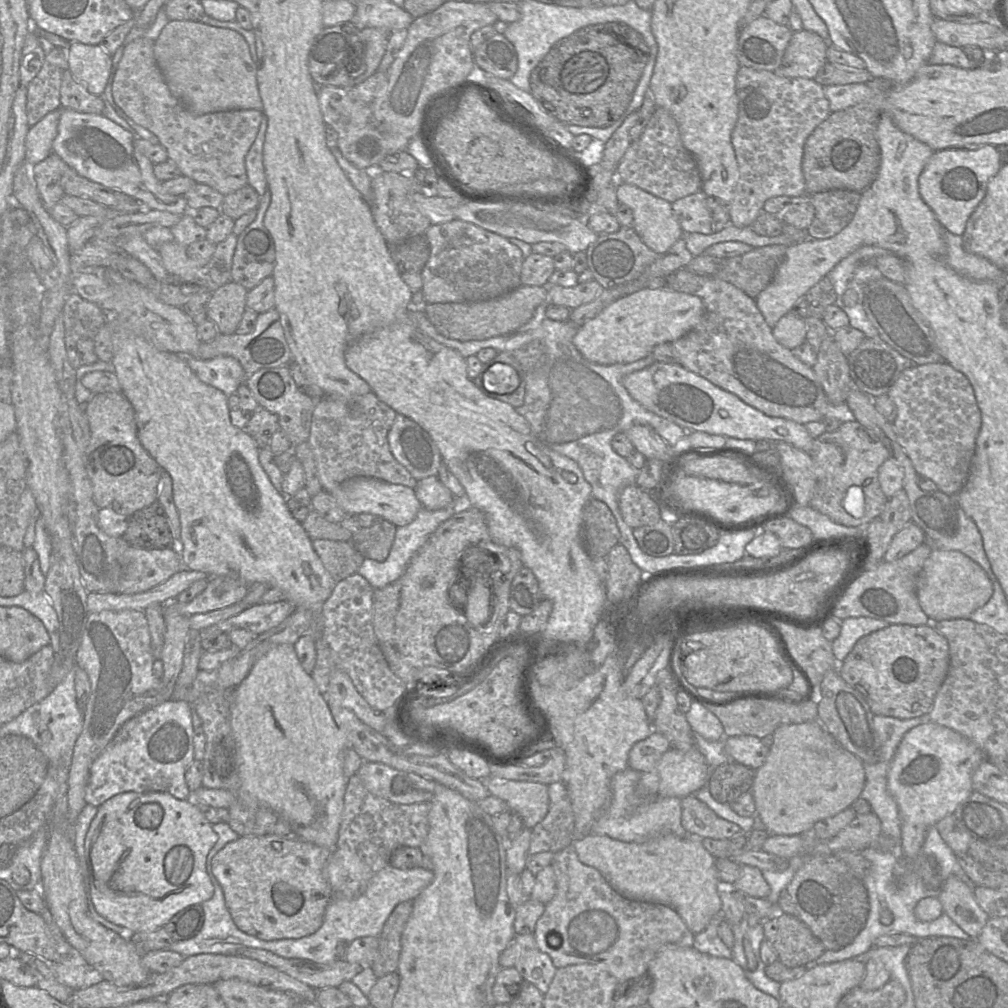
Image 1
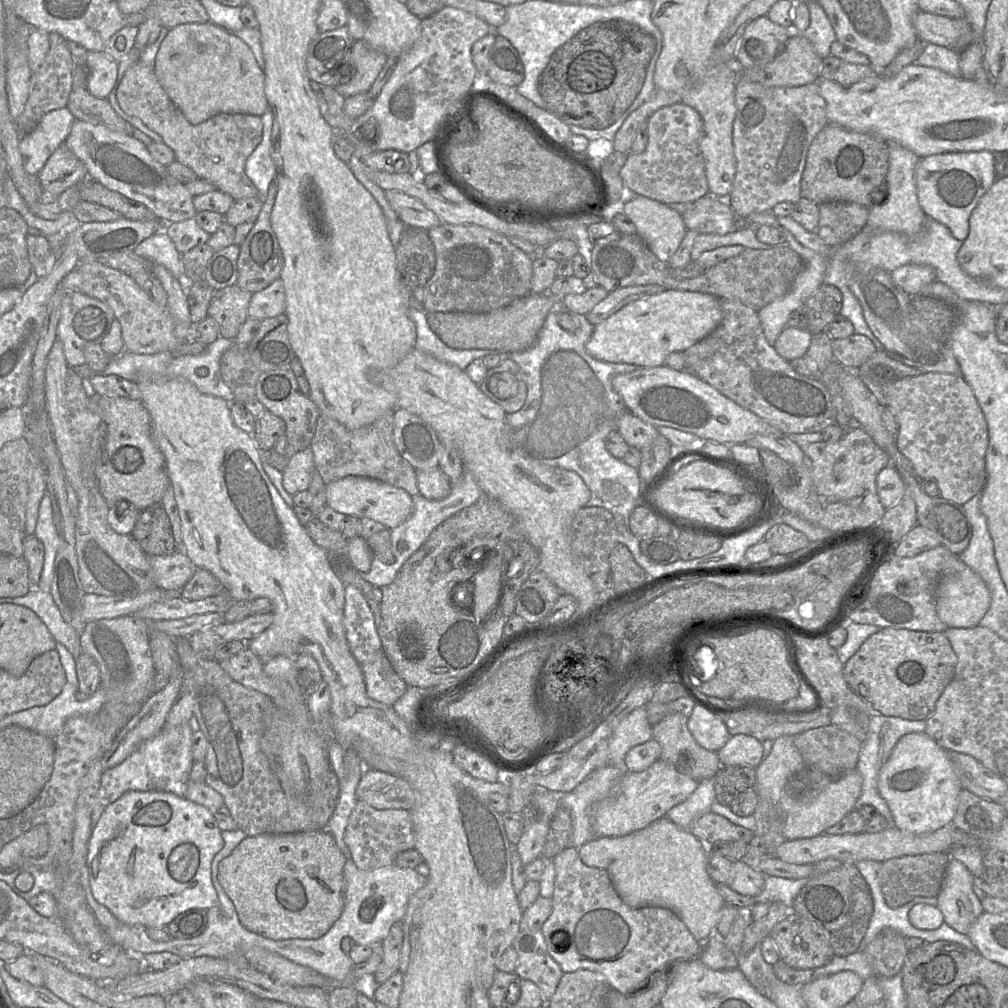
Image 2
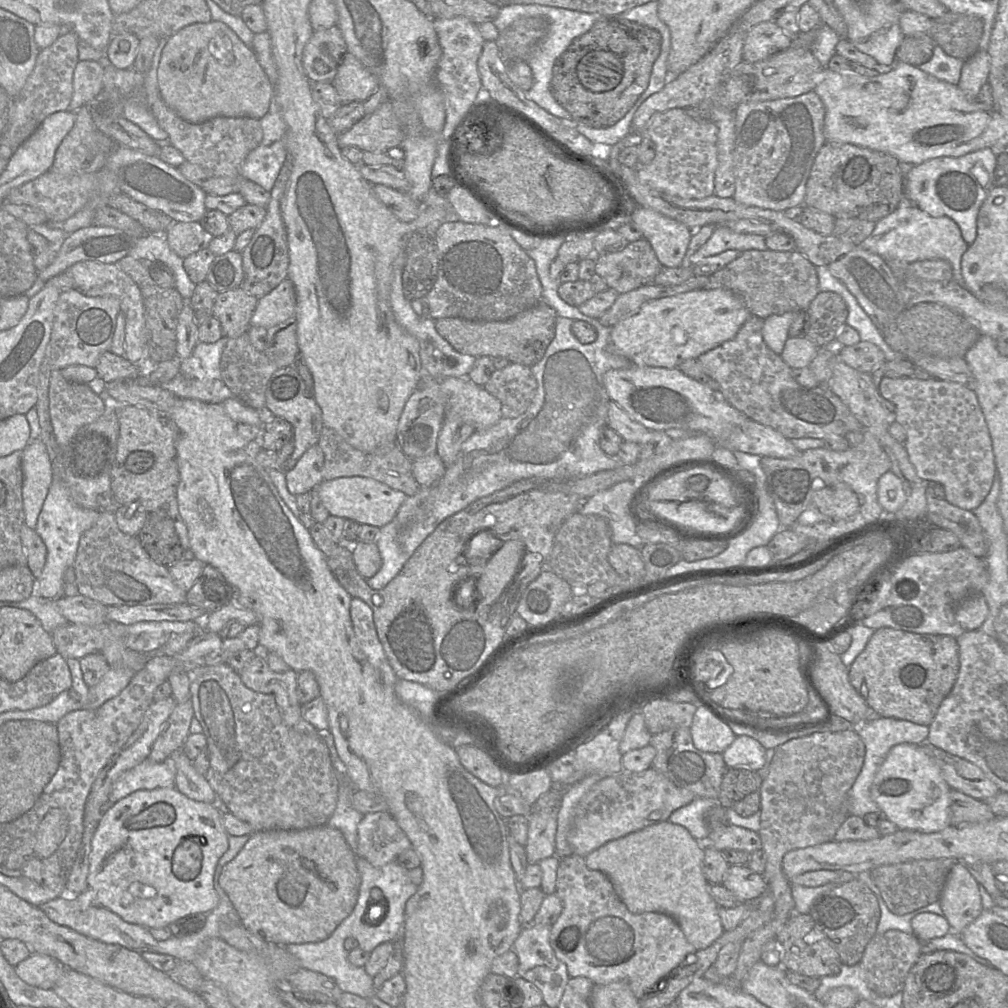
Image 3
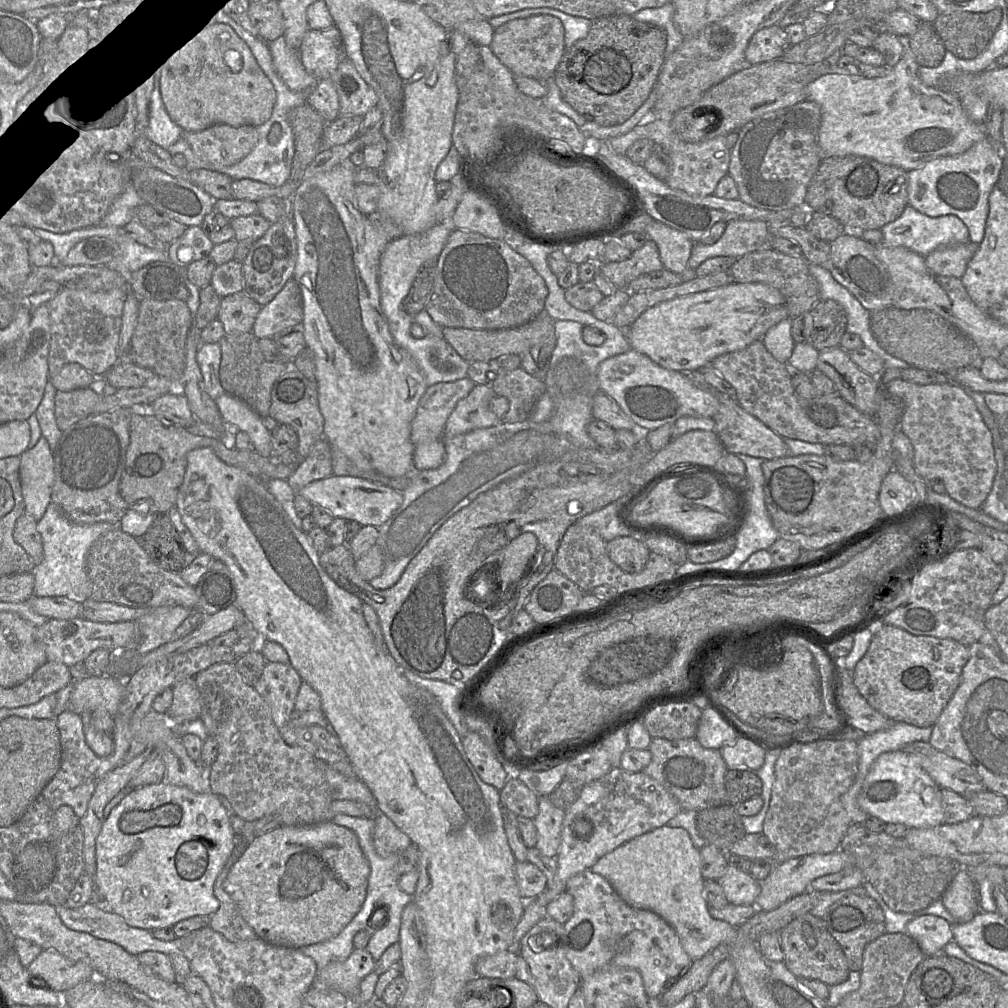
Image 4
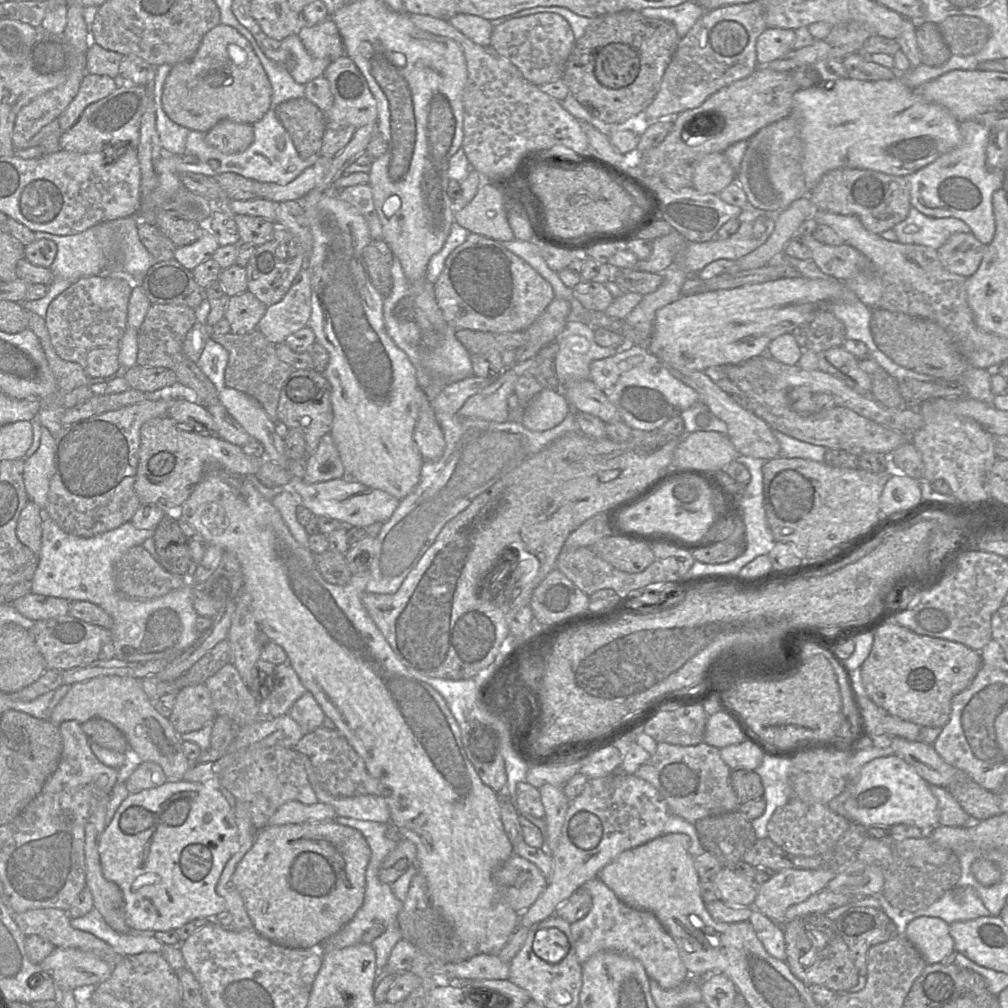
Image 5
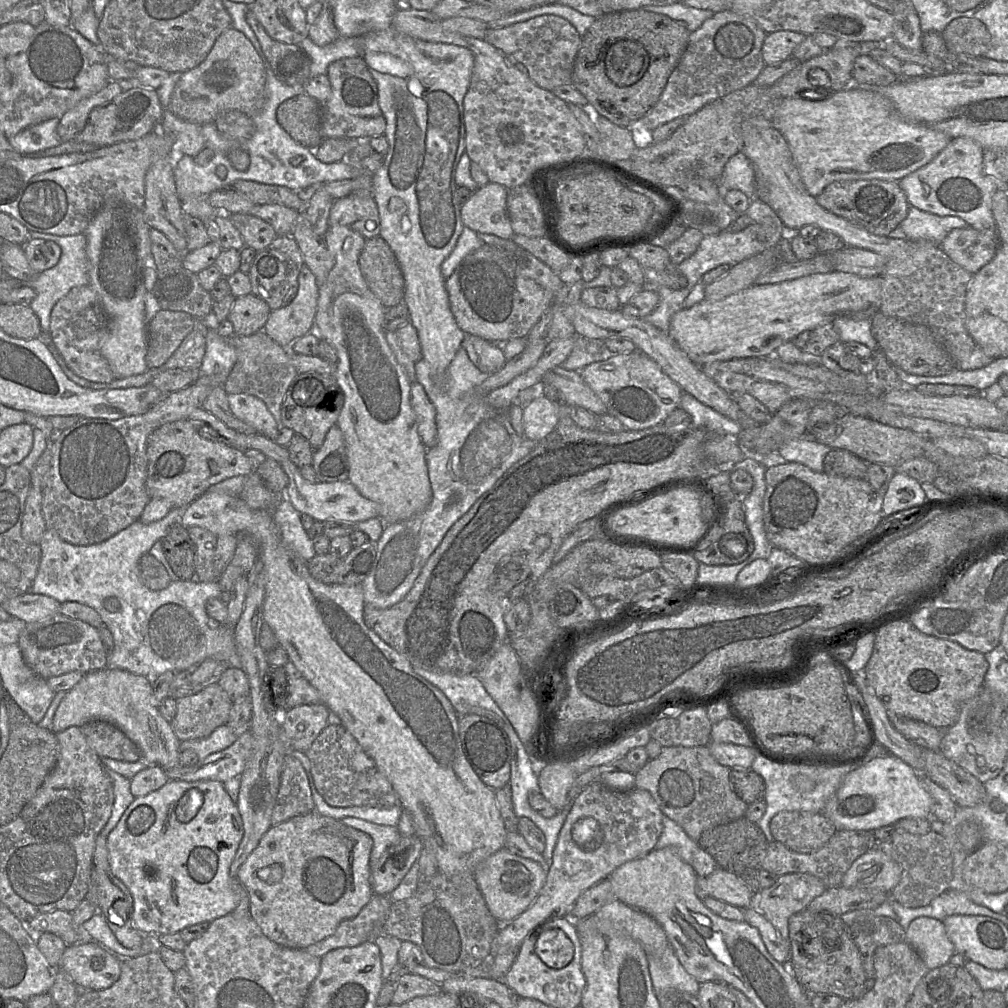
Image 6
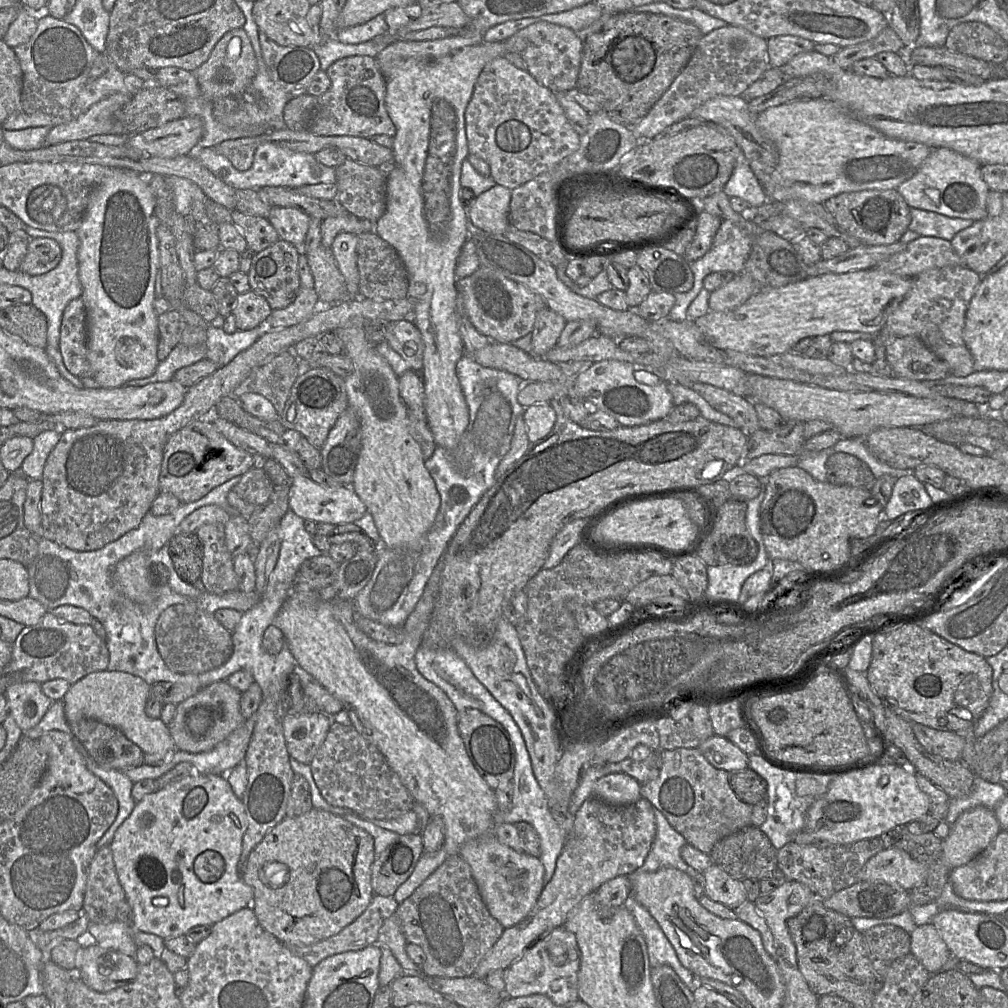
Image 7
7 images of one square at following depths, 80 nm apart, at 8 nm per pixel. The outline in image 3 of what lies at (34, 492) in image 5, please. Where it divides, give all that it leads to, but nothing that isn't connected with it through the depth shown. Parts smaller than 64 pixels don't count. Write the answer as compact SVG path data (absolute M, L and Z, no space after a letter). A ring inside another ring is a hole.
M37 439L22 454L22 499L25 525L35 529L53 481L53 468L45 444Z

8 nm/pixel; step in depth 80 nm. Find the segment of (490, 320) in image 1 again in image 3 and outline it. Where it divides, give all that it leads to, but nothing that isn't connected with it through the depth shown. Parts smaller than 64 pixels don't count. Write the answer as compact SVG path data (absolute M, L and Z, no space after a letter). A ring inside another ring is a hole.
M542 301L506 321L472 321L462 318L435 320L438 334L457 352L480 357L505 357L510 362L531 367L539 362L555 336L556 311Z

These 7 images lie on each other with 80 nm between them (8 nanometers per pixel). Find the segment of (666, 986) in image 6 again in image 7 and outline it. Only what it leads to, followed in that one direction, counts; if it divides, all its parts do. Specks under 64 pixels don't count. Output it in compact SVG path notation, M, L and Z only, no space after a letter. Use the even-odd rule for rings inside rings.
M632 896L626 900L624 906L634 916L642 932L647 946L650 967L670 966L682 982L693 991L696 986L698 986L697 978L681 964L673 946L670 944L656 920Z

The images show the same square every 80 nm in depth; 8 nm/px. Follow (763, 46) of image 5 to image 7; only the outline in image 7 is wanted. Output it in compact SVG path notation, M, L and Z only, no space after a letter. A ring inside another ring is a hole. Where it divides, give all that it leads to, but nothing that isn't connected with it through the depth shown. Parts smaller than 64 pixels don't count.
M775 36L767 40L767 60L769 66L781 68L797 54L814 49L814 42L799 36Z

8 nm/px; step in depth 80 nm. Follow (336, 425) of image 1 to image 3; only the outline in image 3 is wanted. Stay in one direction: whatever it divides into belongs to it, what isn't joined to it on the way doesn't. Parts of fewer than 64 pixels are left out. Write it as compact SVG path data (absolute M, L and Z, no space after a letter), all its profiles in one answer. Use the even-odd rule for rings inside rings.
M323 427L317 444L324 453L323 480L366 477L384 483L407 496L415 495L420 488L412 474L412 461L401 451L397 443L386 443L380 445L373 453L365 453L347 443L335 430Z

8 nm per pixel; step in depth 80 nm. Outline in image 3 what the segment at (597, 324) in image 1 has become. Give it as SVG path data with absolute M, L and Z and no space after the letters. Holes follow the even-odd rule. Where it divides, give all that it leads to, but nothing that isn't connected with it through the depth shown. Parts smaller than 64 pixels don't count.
M694 290L645 303L637 314L610 329L609 349L636 366L677 368L688 359L733 339L752 314L730 290Z

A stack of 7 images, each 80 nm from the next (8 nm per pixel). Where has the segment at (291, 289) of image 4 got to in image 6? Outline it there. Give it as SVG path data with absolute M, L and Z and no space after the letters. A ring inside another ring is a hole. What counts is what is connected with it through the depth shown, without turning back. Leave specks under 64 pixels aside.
M304 264L298 275L295 298L287 306L271 310L263 332L278 345L288 348L296 339L313 330L318 296L315 276Z

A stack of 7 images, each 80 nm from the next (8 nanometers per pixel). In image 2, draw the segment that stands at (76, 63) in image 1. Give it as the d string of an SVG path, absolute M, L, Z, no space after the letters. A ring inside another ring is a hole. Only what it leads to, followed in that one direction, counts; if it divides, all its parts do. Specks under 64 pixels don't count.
M88 51L84 64L88 71L86 90L98 98L107 98L118 77L118 63L104 51Z

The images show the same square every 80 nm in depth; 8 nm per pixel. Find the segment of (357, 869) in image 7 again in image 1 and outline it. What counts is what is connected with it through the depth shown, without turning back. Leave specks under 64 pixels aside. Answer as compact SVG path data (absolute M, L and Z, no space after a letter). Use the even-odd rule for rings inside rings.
M294 835L242 836L217 852L211 868L222 888L226 907L241 931L262 940L299 939L321 927L326 907L332 899L324 872L331 851Z

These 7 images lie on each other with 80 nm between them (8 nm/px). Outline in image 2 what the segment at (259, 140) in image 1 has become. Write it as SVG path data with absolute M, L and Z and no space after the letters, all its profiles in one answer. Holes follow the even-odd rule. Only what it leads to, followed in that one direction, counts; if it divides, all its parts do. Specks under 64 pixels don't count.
M270 109L261 116L263 124L262 140L246 160L245 173L264 198L276 176L276 165L272 159L273 113Z

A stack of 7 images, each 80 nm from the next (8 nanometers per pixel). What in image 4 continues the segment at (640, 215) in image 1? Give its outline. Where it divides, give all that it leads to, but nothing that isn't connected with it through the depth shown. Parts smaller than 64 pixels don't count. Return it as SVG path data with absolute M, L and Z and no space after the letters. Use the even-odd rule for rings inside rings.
M655 219L647 225L645 235L656 243L664 268L683 275L687 269L694 242L686 234Z

